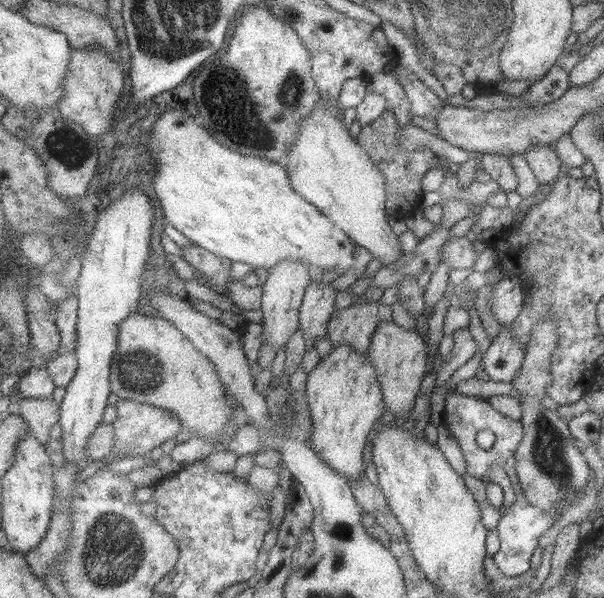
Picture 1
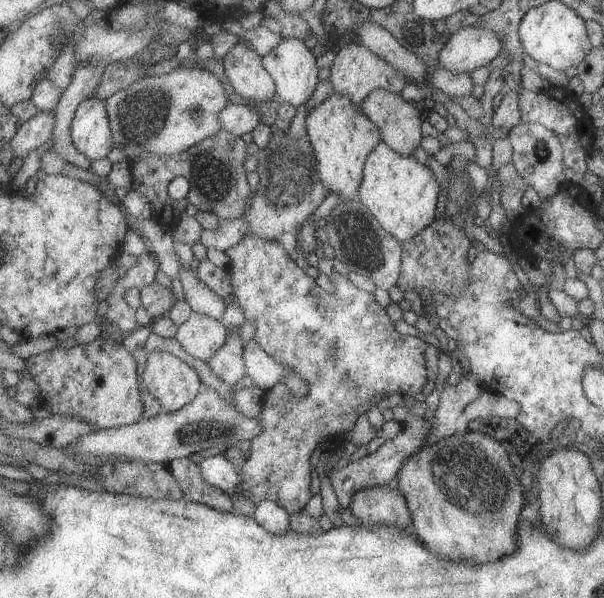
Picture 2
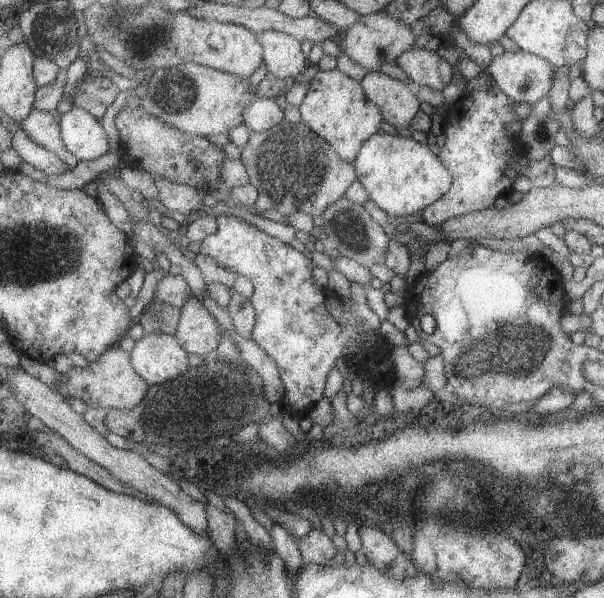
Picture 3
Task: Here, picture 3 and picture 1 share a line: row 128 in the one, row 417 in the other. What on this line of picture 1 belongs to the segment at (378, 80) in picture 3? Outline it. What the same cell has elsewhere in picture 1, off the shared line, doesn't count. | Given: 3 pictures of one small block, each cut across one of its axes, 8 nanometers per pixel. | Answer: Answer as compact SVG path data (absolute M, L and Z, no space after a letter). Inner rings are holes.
M382 320L369 348L369 360L373 362L386 406L395 418L405 416L413 406L415 394L419 392L419 382L425 376L425 344L417 336L415 327L403 328L393 321Z

